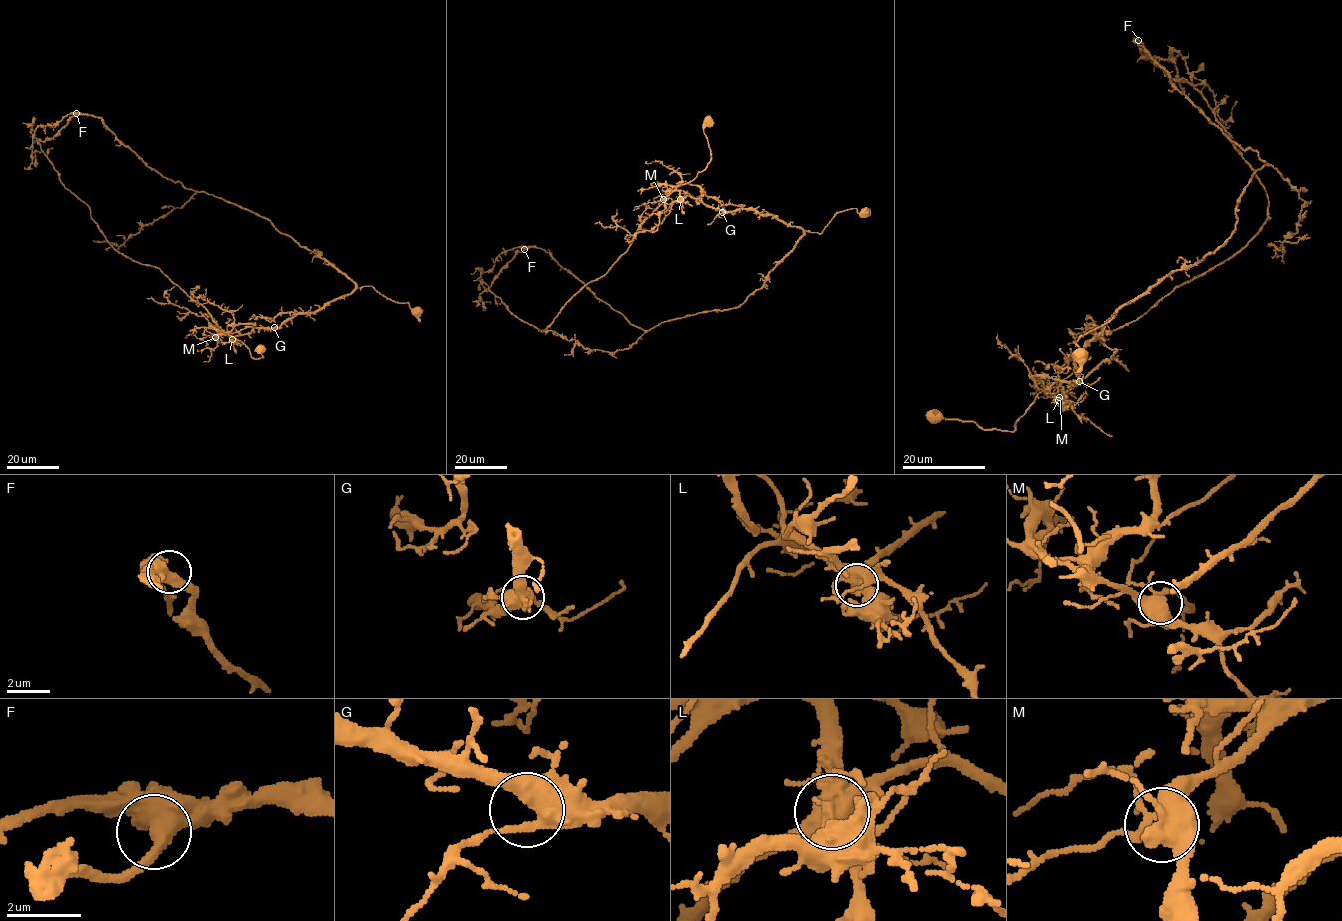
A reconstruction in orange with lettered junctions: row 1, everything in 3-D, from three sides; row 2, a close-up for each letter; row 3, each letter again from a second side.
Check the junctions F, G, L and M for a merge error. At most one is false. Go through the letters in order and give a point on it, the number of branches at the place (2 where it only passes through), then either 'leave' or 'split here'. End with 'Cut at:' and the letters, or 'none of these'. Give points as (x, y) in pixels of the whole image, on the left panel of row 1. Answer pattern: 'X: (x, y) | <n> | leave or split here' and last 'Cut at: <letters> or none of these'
F: (76, 113) | 4 | leave
G: (274, 327) | 4 | leave
L: (232, 339) | 6 | split here
M: (215, 337) | 6 | leave
Cut at: L

